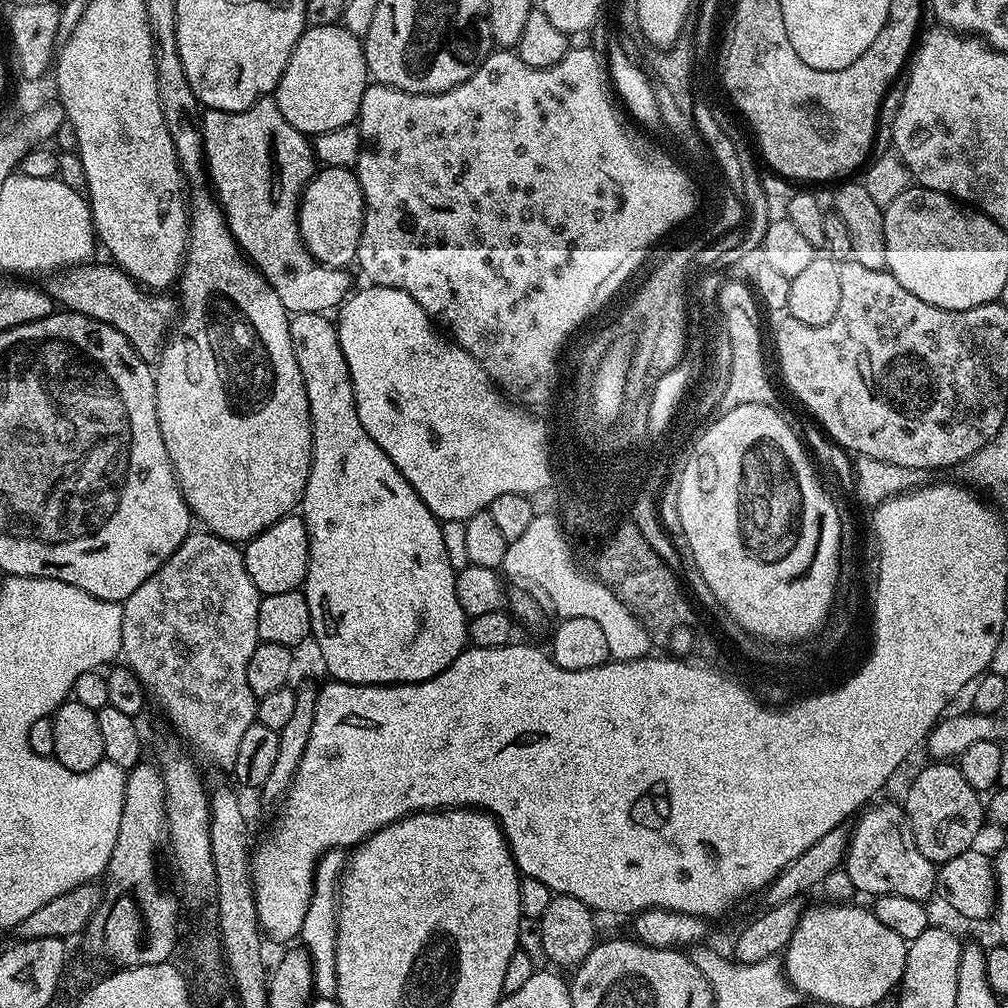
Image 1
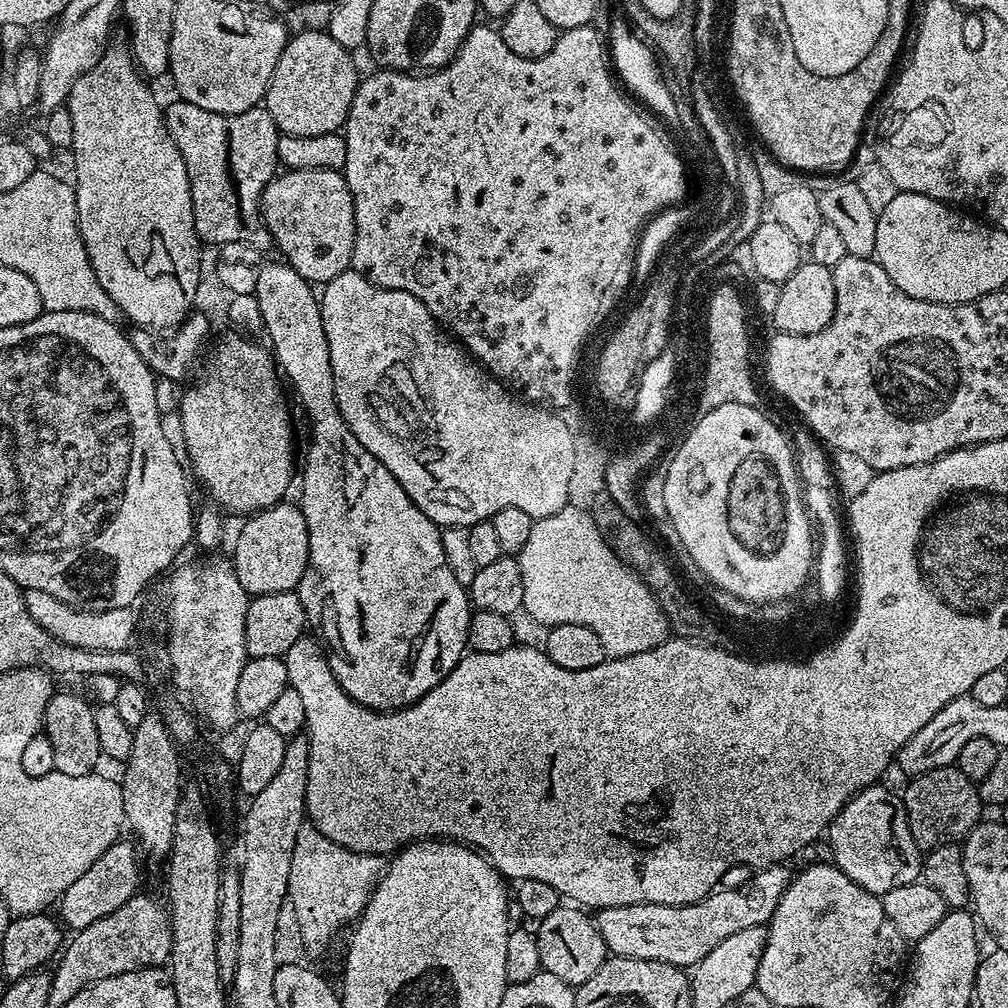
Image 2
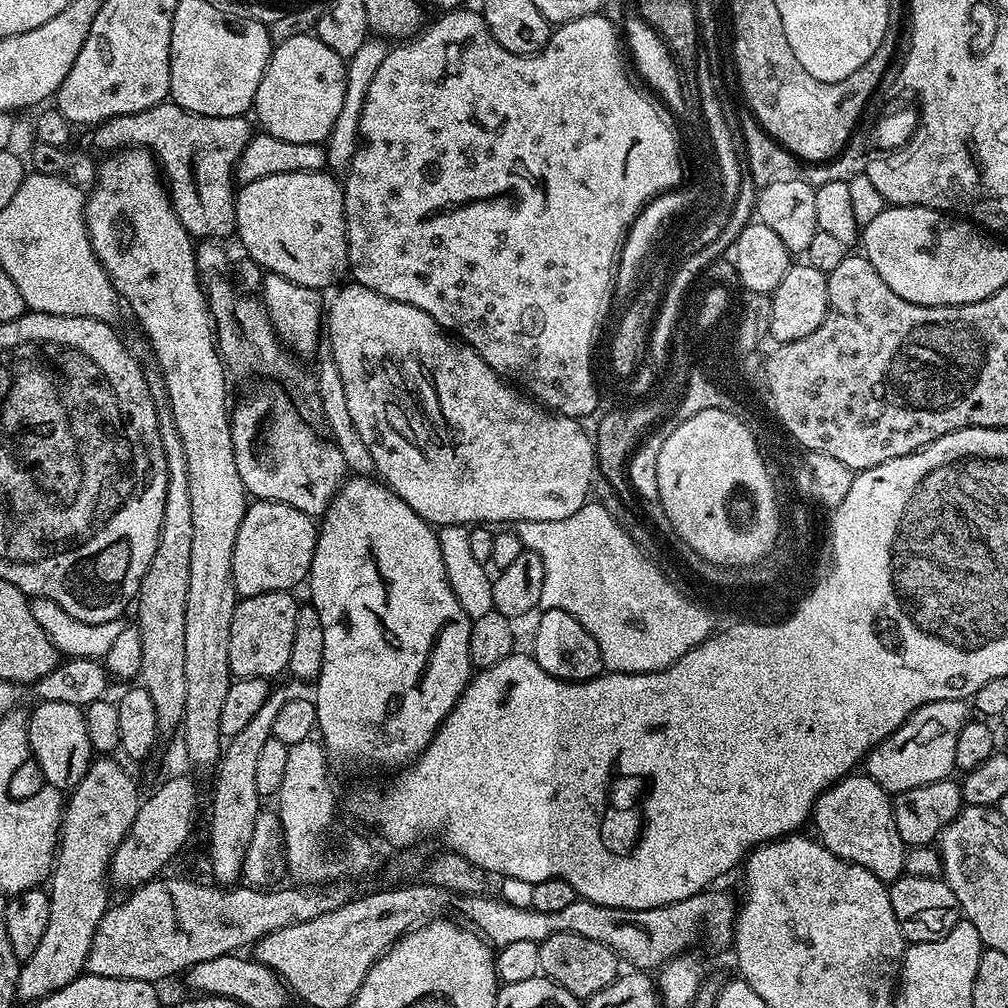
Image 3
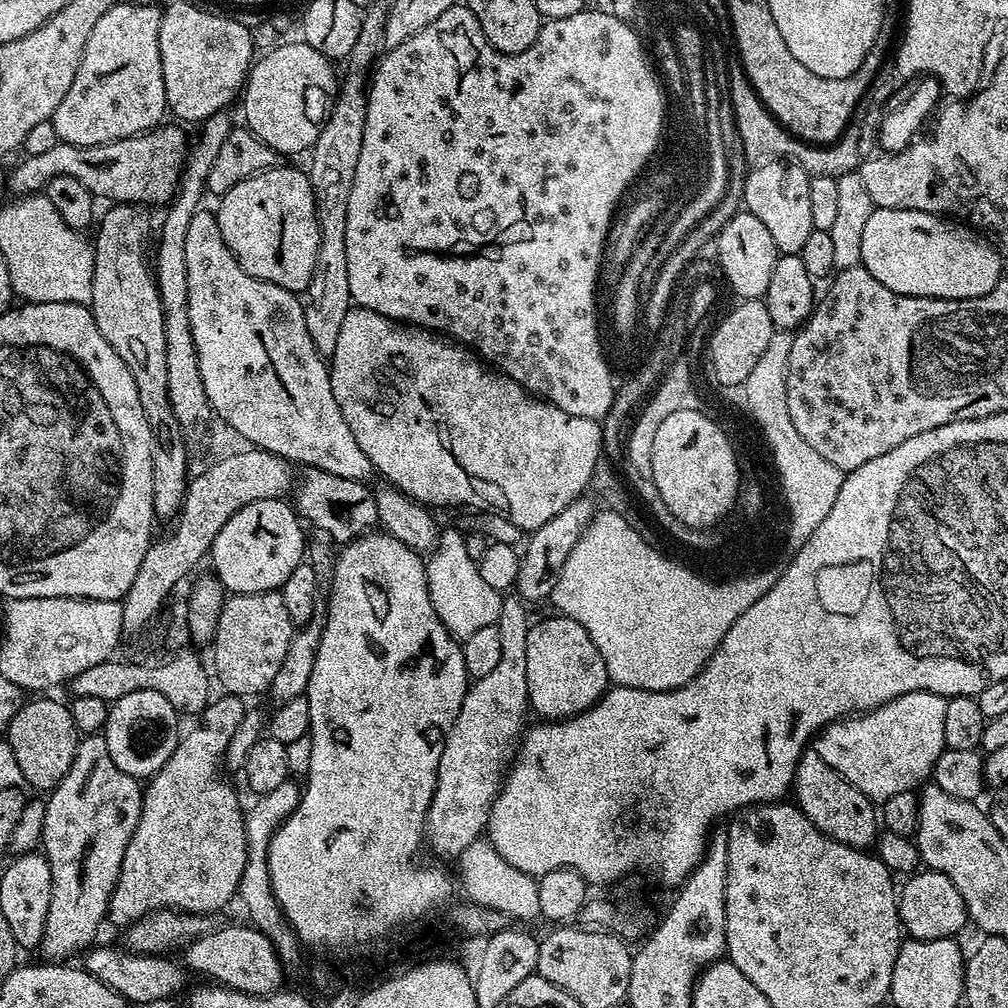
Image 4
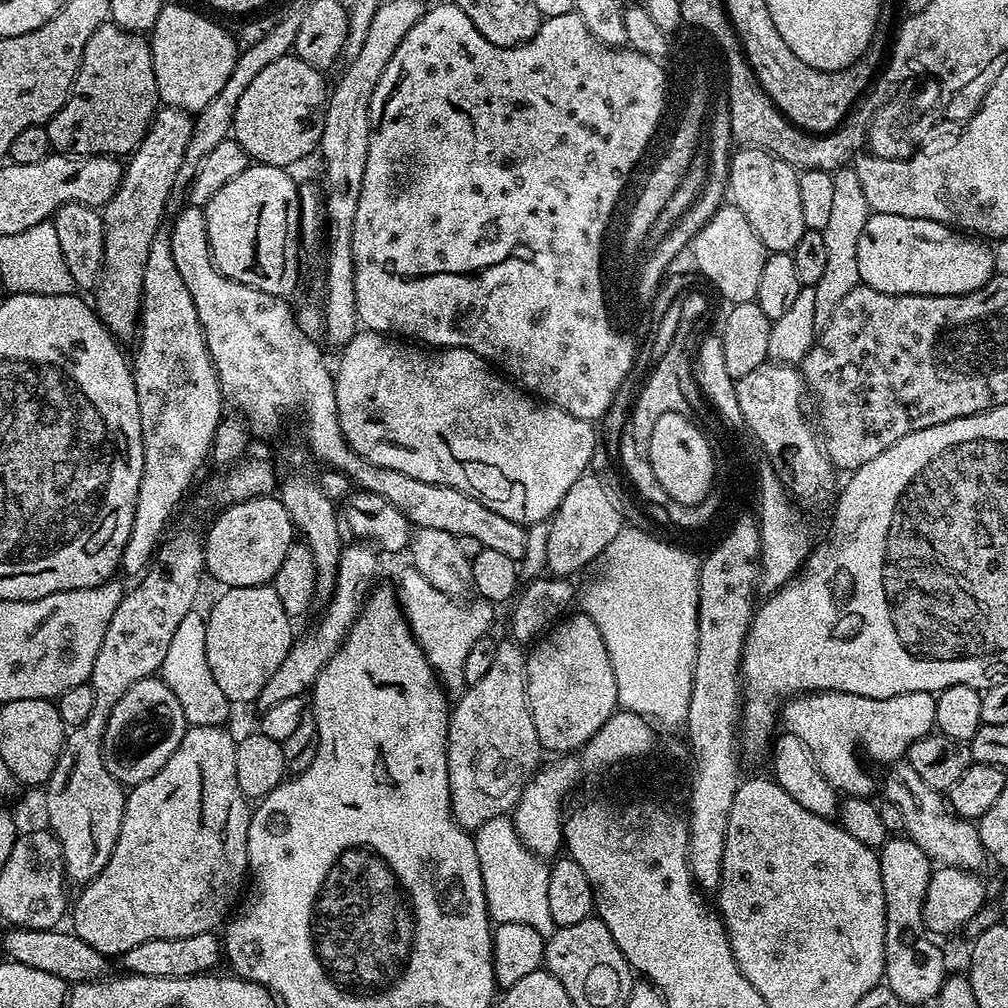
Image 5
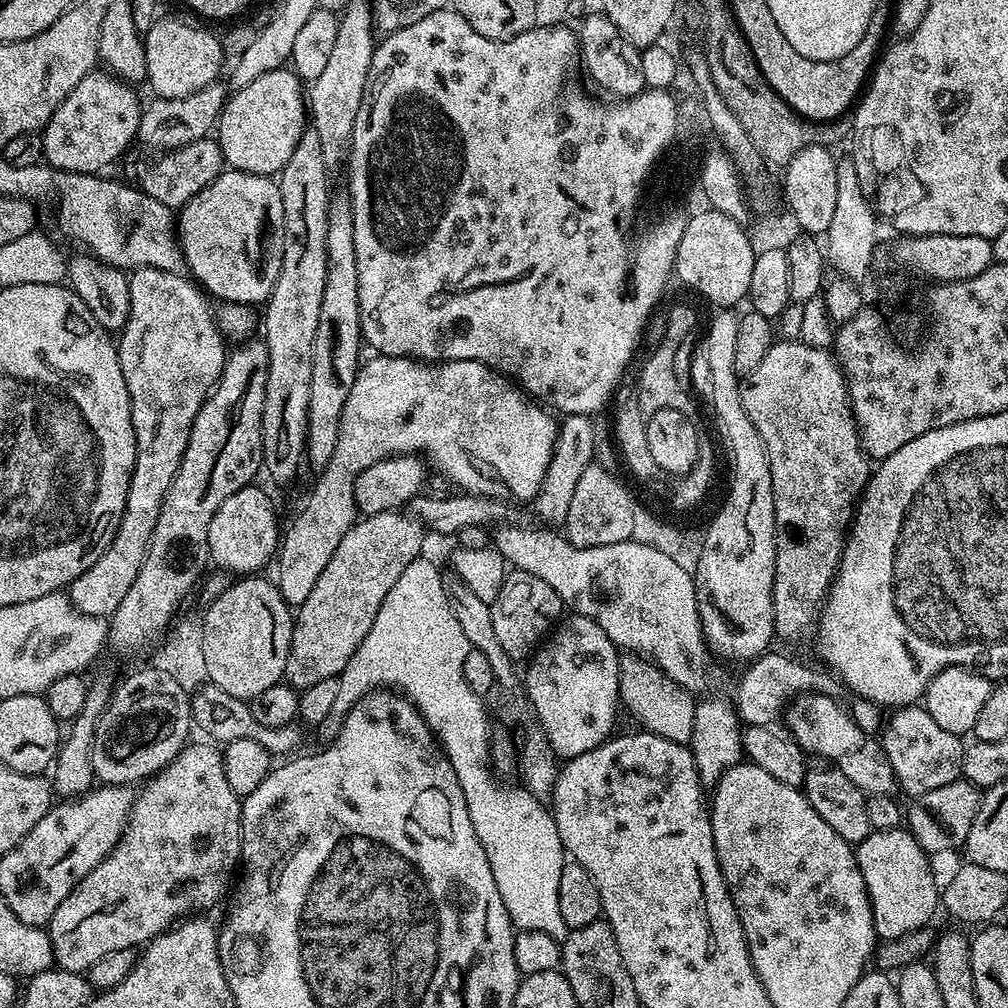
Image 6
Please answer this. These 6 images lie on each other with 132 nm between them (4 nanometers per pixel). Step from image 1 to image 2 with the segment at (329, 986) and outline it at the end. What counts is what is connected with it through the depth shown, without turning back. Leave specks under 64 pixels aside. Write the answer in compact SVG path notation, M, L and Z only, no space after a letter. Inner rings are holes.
M310 824L300 828L290 862L287 901L292 906L300 940L310 955L320 955L348 920L359 917L383 869L383 859L375 853L340 846Z

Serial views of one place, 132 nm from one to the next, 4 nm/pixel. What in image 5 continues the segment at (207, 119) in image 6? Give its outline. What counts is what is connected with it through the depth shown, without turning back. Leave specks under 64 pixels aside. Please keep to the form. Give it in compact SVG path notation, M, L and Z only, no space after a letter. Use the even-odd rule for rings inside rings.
M161 107L142 142L127 157L120 189L102 209L104 265L94 289L94 307L105 328L121 341L135 341L140 330L146 258L150 258L150 246L162 231L163 224L160 223L164 220L164 207L176 188L178 170L190 143L192 121L193 117L180 108Z

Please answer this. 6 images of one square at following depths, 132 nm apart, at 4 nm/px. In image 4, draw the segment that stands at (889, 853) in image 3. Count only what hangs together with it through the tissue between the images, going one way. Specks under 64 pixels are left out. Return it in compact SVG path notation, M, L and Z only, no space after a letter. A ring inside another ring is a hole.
M809 746L800 755L796 773L792 779L794 803L796 807L830 838L842 842L851 848L868 850L878 839L878 808L877 805L862 790L850 786L846 778L842 778L816 753L815 747Z

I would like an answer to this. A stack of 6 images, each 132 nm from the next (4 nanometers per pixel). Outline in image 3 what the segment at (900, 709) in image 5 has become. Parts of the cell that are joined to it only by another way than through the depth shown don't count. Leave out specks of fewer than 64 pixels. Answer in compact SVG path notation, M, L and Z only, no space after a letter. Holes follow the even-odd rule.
M935 700L921 706L908 717L908 721L881 744L877 744L866 757L866 775L878 782L888 793L914 790L914 786L926 786L953 775L954 746L958 734L970 718L970 708L963 700Z

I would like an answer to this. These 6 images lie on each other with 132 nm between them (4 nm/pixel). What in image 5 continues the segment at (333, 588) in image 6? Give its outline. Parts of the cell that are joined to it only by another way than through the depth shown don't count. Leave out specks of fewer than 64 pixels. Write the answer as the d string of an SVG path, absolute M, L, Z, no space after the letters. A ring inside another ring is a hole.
M352 542L345 547L340 555L340 565L336 575L336 589L326 602L328 608L324 612L324 617L316 624L313 632L308 632L304 637L297 639L292 648L286 654L282 666L274 670L274 675L266 686L262 686L262 694L254 701L254 708L257 713L270 710L270 706L275 706L278 702L283 702L286 698L304 696L316 683L318 674L330 662L330 658L340 649L340 643L348 636L352 629L352 624L356 616L360 613L361 607L366 599L366 587L364 584L373 583L372 575L376 572L376 556L371 552L373 549L364 542Z

